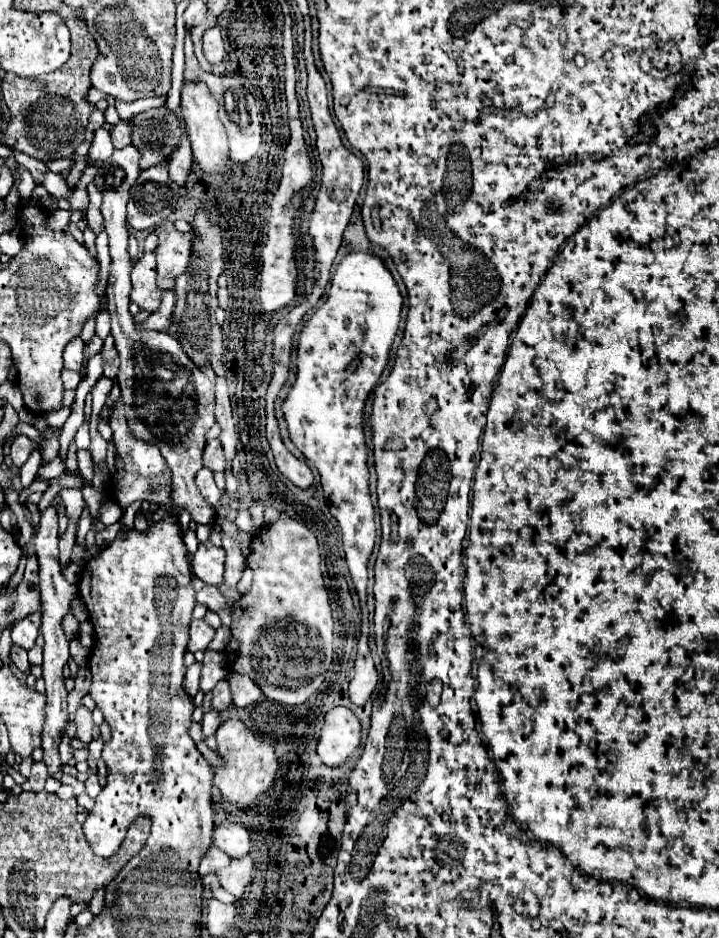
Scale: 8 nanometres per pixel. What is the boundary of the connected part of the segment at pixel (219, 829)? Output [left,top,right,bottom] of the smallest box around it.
[214,821,250,859]

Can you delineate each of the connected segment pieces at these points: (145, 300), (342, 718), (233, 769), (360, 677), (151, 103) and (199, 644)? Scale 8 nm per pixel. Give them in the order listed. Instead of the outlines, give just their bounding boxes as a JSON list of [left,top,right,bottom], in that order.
[[130,251,162,311],[318,707,362,765],[214,717,280,811],[348,623,378,707],[116,97,166,119],[188,619,216,653]]

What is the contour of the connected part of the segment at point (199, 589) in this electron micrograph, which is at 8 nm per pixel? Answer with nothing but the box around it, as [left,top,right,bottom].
[192,577,226,611]

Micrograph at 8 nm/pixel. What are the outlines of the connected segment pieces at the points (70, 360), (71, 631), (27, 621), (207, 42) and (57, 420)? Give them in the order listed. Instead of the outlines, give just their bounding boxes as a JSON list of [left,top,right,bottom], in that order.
[[64,337,84,371],[62,613,80,639],[12,611,40,651],[202,27,226,65],[44,407,70,427]]

